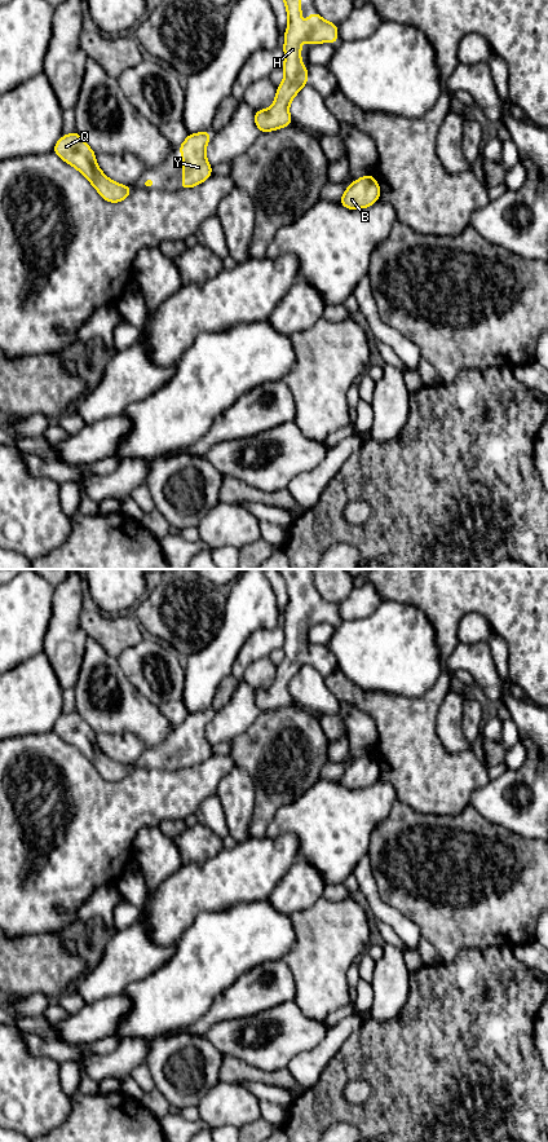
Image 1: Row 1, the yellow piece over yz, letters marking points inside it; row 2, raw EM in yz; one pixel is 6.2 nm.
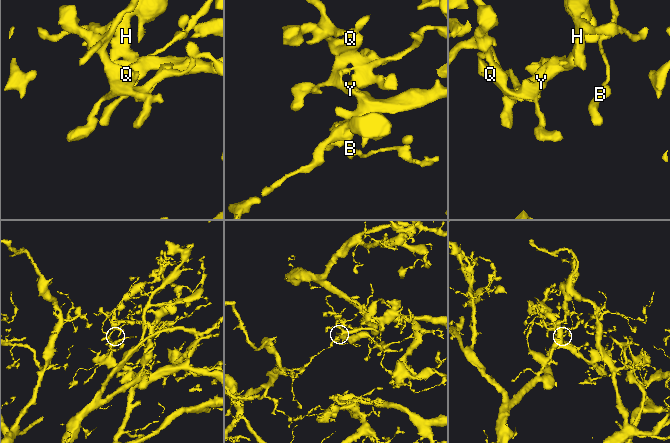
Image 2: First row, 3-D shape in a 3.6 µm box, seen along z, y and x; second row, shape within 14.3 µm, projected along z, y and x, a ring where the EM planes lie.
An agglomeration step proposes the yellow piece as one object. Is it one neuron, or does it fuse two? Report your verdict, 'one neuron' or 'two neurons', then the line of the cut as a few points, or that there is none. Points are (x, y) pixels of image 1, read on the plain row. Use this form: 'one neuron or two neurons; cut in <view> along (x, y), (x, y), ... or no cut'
one neuron; no cut

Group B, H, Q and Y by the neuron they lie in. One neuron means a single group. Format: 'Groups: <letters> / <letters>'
Groups: B H Q Y

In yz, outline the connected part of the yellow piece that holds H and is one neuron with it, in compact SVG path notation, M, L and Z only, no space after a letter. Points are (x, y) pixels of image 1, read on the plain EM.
M278 569L284 579L288 605L284 613L284 657L268 689L255 691L255 702L260 711L270 711L291 705L290 683L299 670L308 665L308 645L301 644L301 617L311 626L314 622L336 622L339 605L324 600L318 592L310 592L301 603L301 569Z

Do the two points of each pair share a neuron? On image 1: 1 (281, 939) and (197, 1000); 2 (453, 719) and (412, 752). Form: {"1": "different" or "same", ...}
{"1": "same", "2": "different"}

